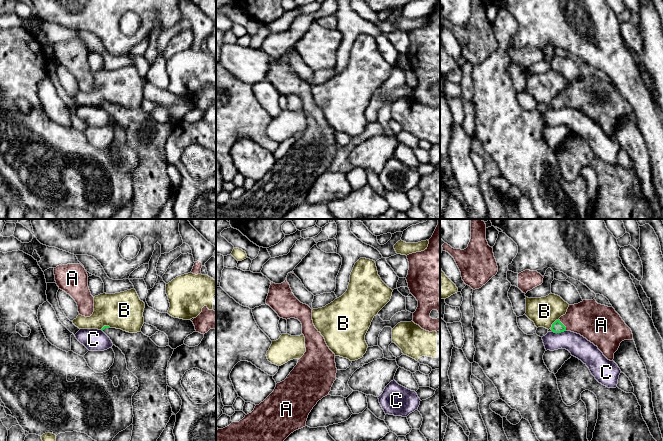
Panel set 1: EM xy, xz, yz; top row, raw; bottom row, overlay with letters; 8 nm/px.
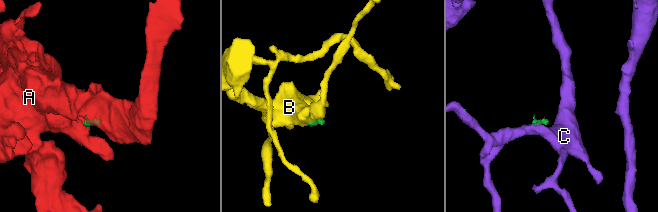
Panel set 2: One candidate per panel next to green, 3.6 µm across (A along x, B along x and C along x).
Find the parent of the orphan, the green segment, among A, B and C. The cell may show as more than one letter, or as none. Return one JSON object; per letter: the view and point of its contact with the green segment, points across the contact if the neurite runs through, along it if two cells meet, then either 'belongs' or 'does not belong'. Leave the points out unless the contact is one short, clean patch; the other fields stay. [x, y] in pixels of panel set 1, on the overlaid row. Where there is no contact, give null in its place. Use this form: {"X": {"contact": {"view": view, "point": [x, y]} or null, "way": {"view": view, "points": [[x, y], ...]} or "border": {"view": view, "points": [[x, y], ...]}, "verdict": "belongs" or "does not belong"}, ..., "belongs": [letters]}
{"A": {"contact": {"view": "yz", "point": [563, 325]}, "way": {"view": "yz", "points": [[557, 327], [563, 325], [571, 321], [593, 321]]}, "verdict": "belongs"}, "B": {"contact": {"view": "yz", "point": [553, 323]}, "border": {"view": "yz", "points": [[558, 318], [550, 328]]}, "verdict": "does not belong"}, "C": {"contact": {"view": "yz", "point": [558, 332]}, "border": {"view": "yz", "points": [[565, 330], [552, 332]]}, "verdict": "does not belong"}, "belongs": ["A"]}

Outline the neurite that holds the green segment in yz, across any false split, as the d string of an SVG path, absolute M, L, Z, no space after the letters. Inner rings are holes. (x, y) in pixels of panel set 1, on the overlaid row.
M595 299L583 300L574 305L569 305L565 315L556 320L548 332L561 333L571 331L580 334L593 343L610 361L614 359L614 353L624 340L633 340L631 329L625 324L613 307L598 304Z

